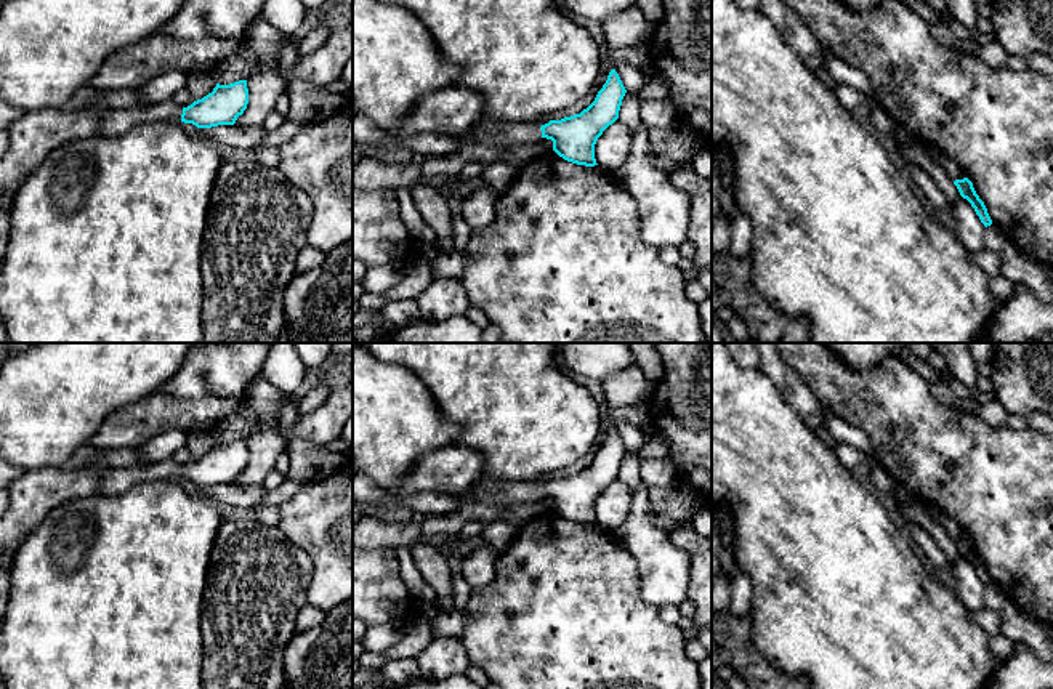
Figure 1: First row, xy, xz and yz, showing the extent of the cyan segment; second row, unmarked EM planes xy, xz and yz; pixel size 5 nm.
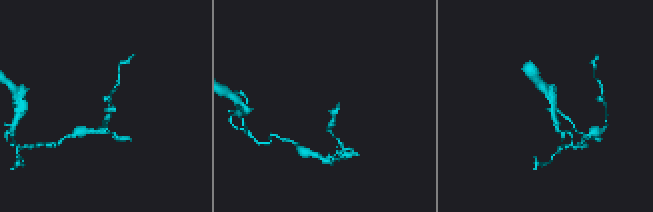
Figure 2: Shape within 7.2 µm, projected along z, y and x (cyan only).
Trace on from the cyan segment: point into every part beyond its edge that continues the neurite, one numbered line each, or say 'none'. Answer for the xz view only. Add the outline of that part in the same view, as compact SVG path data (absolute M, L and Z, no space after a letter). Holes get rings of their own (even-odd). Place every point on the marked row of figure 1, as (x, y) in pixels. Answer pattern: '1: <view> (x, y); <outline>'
1: xz (510, 135); M506 123L498 128L476 125L468 133L462 135L462 146L481 143L486 146L511 147L539 141L542 141L542 130L535 123Z

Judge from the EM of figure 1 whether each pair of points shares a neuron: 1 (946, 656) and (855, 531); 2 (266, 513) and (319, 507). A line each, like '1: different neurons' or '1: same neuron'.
1: same neuron
2: different neurons

